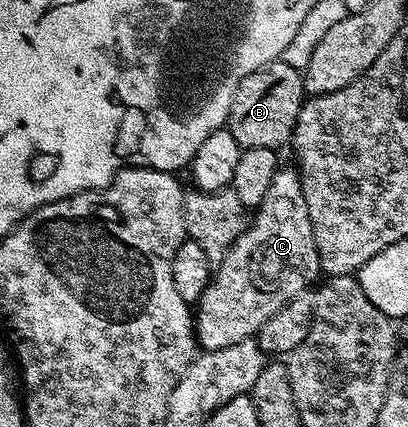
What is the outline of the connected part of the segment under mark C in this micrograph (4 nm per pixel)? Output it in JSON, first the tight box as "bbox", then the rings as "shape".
{"bbox":[193,169,320,351],"shape":[[[280,169],[269,185],[269,193],[265,193],[265,201],[259,203],[247,230],[235,238],[235,244],[228,247],[223,262],[214,268],[211,283],[194,308],[193,322],[198,346],[203,351],[216,351],[225,349],[225,345],[237,345],[237,341],[252,338],[261,329],[261,325],[265,325],[265,321],[277,313],[277,309],[304,294],[308,290],[307,286],[315,278],[319,279],[320,275],[313,225],[309,221],[309,209],[305,205],[298,170]]]}

